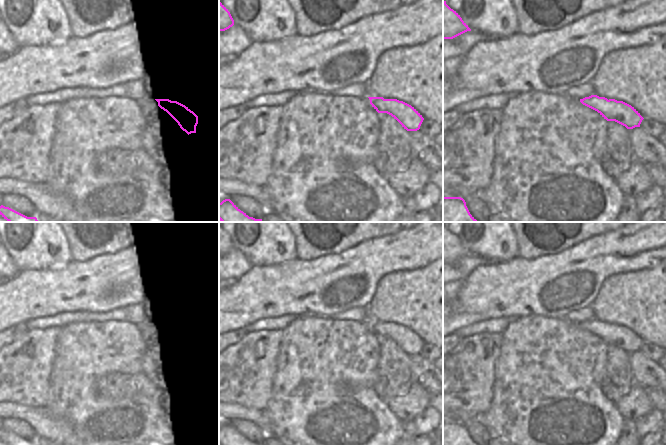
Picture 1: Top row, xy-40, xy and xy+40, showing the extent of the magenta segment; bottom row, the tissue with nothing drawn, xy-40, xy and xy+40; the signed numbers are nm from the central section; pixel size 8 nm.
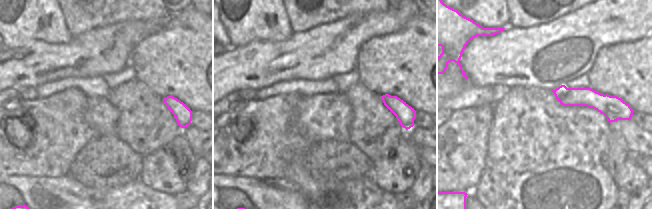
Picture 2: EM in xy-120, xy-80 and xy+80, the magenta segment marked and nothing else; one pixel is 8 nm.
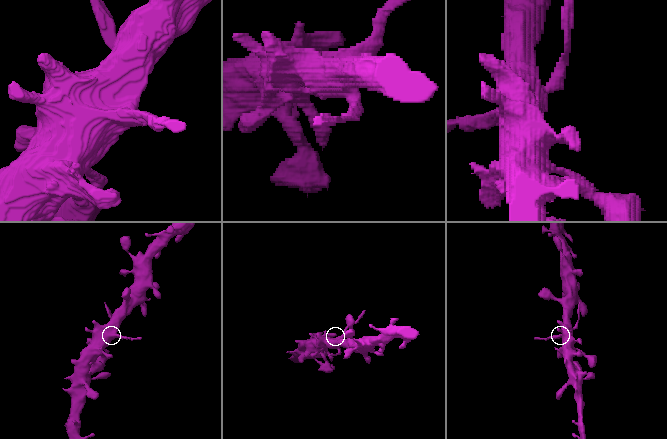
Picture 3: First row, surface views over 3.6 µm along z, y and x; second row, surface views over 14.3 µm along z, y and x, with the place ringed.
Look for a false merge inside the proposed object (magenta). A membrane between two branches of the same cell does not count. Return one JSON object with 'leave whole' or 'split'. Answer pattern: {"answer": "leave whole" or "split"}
{"answer": "split"}

